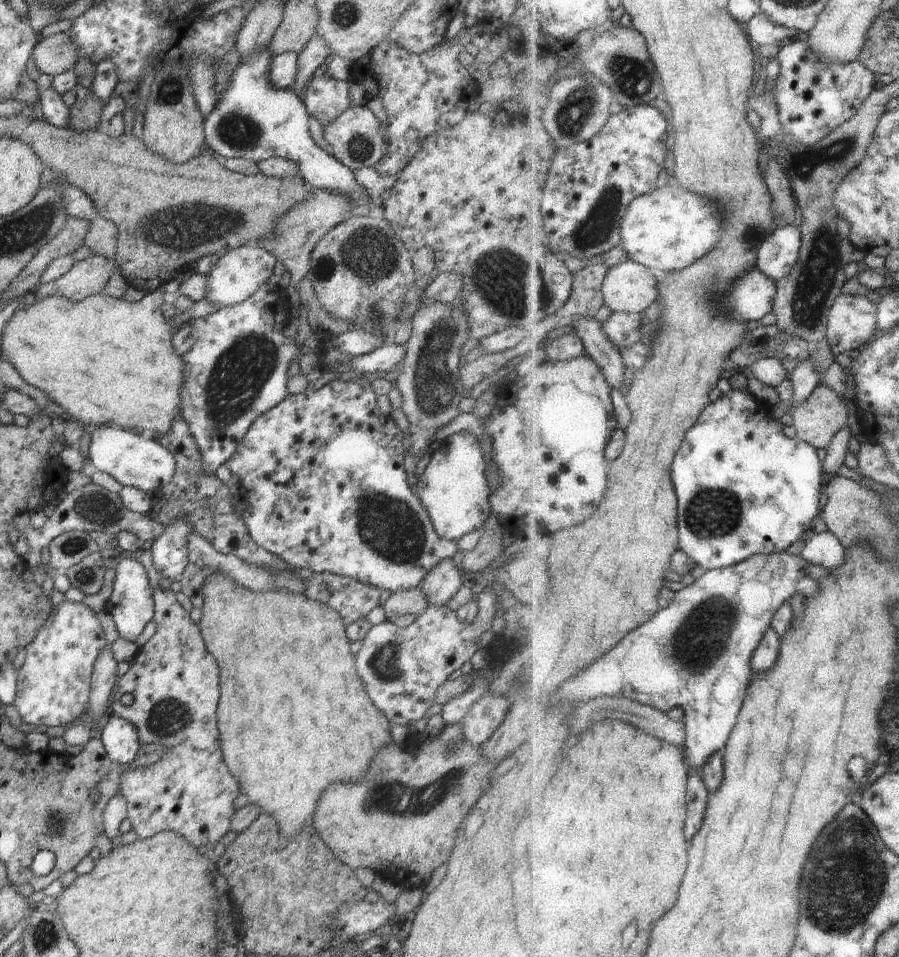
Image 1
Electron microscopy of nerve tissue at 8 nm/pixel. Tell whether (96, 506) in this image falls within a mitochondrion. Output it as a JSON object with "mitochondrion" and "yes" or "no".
{"mitochondrion":"yes"}

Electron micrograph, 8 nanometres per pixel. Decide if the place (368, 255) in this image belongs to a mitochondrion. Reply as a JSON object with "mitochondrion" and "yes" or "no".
{"mitochondrion":"yes"}

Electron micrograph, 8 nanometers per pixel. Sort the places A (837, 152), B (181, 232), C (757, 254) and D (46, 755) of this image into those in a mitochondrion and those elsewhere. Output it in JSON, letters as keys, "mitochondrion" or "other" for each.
{"A":"mitochondrion","B":"mitochondrion","C":"other","D":"other"}

